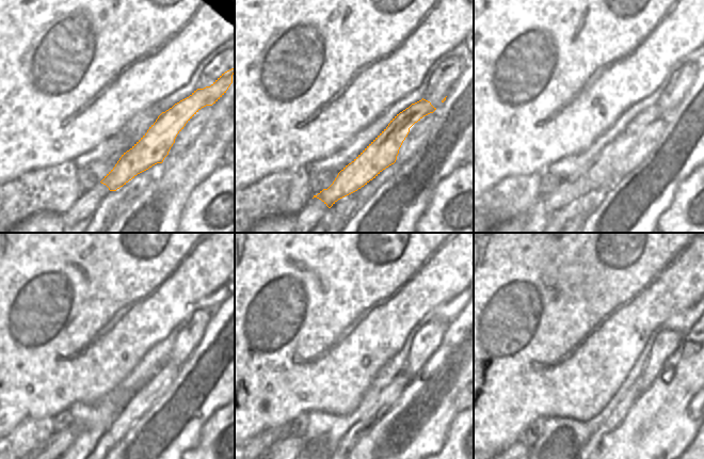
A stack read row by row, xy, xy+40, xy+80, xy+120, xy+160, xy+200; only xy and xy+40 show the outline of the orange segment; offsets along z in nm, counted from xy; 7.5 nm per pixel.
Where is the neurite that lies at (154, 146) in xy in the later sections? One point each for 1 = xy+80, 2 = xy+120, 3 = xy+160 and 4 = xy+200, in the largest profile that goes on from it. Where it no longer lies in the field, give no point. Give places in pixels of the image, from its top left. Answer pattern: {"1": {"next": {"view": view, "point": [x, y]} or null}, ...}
{"1": {"next": {"view": "xy+80", "point": [600, 174]}}, "2": {"next": {"view": "xy+120", "point": [57, 444]}}, "3": {"next": {"view": "xy+160", "point": [287, 449]}}, "4": {"next": {"view": "xy+200", "point": [518, 449]}}}

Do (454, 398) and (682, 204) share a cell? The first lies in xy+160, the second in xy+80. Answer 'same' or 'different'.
different

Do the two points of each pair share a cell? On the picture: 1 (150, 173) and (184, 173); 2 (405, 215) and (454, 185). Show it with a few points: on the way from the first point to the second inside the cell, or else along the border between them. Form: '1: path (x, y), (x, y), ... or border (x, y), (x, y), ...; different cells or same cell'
1: border (162, 163), (160, 173), (143, 192); different cells
2: border (445, 177), (437, 184), (427, 208), (417, 220); different cells

